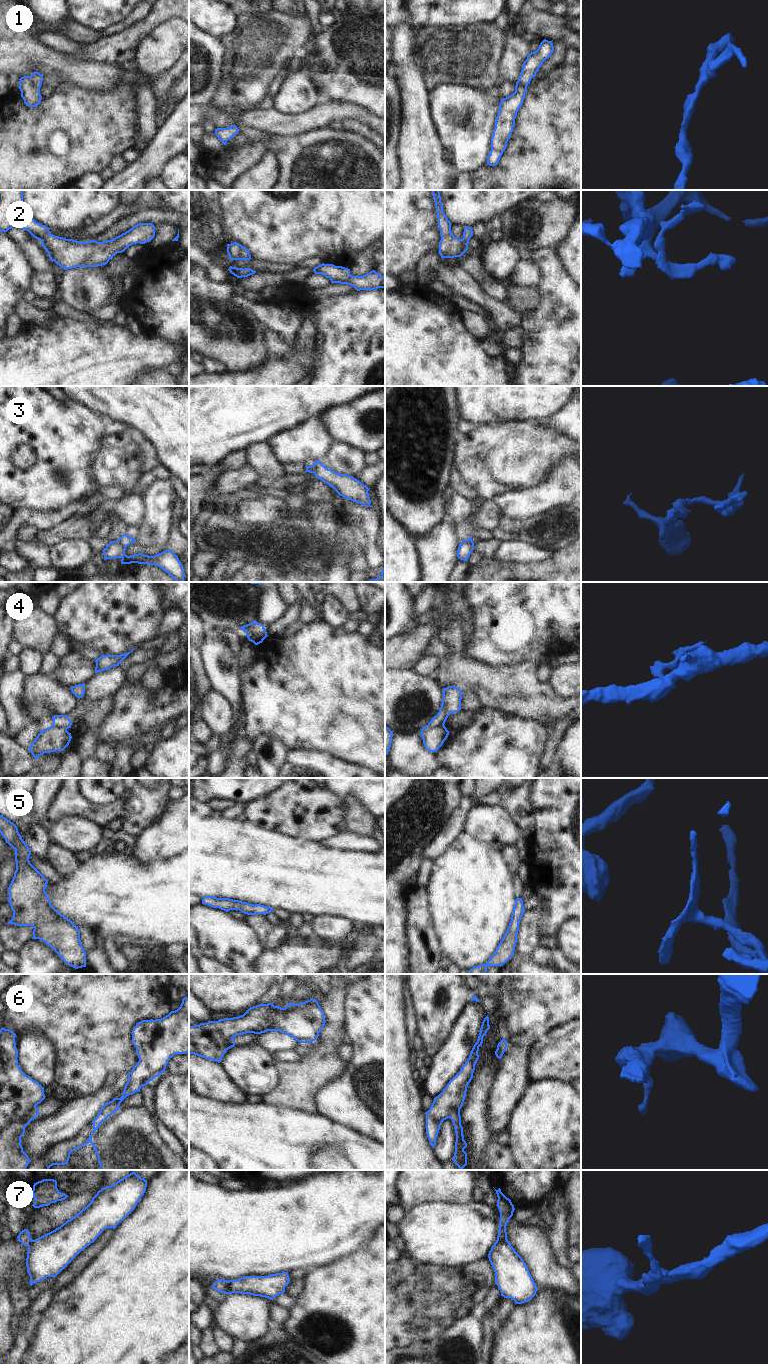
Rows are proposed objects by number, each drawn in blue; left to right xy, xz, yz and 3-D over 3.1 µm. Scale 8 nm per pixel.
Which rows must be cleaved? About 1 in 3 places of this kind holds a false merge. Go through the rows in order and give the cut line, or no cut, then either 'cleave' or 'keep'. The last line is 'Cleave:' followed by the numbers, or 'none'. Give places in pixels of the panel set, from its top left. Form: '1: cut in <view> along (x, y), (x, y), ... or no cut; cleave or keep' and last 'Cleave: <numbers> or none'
1: no cut; keep
2: no cut; keep
3: cut in xy along (117, 540), (125, 547); cleave
4: cut in xz along (257, 622), (253, 628), (253, 633), (258, 637), (258, 643); cleave
5: no cut; keep
6: cut in xy along (35, 1106), (28, 1112), (26, 1118), (11, 1121), (0, 1130); cleave
7: cut in xz along (228, 1281), (225, 1293); cleave
Cleave: 3, 4, 6, 7

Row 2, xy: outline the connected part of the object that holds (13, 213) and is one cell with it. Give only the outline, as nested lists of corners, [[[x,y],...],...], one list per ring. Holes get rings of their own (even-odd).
[[[0,190],[0,232],[5,233],[13,227],[27,230],[34,238],[40,240],[50,260],[54,261],[64,270],[75,267],[98,267],[106,265],[117,253],[124,252],[133,244],[150,242],[155,236],[155,226],[152,223],[139,223],[114,239],[103,242],[97,242],[96,240],[79,242],[55,236],[50,233],[47,226],[36,222],[29,216],[23,203],[23,190]]]

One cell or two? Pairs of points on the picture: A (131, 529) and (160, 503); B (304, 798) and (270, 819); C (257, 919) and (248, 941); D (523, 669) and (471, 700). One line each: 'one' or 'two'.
A: two
B: one
C: two
D: two

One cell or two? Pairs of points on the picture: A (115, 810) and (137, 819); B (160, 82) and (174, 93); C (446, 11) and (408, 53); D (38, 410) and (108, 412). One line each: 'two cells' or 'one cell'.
A: one cell
B: two cells
C: two cells
D: two cells

